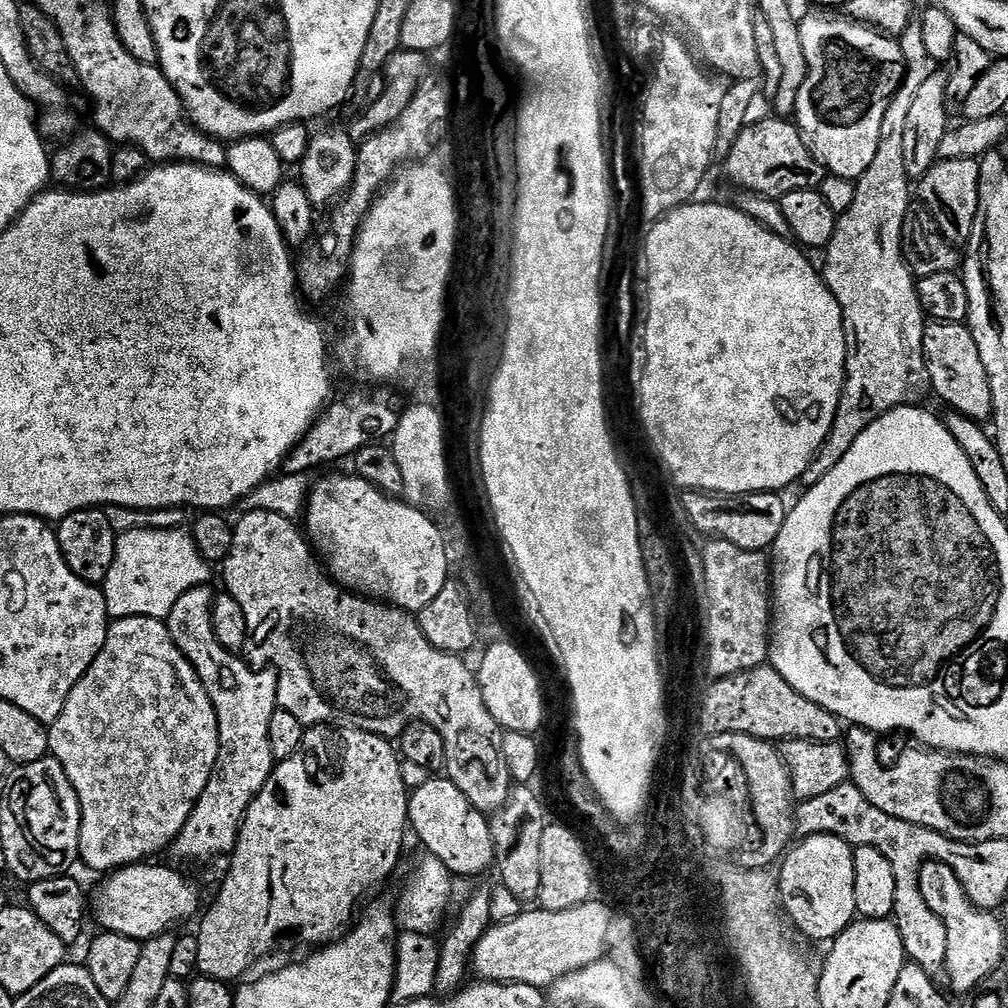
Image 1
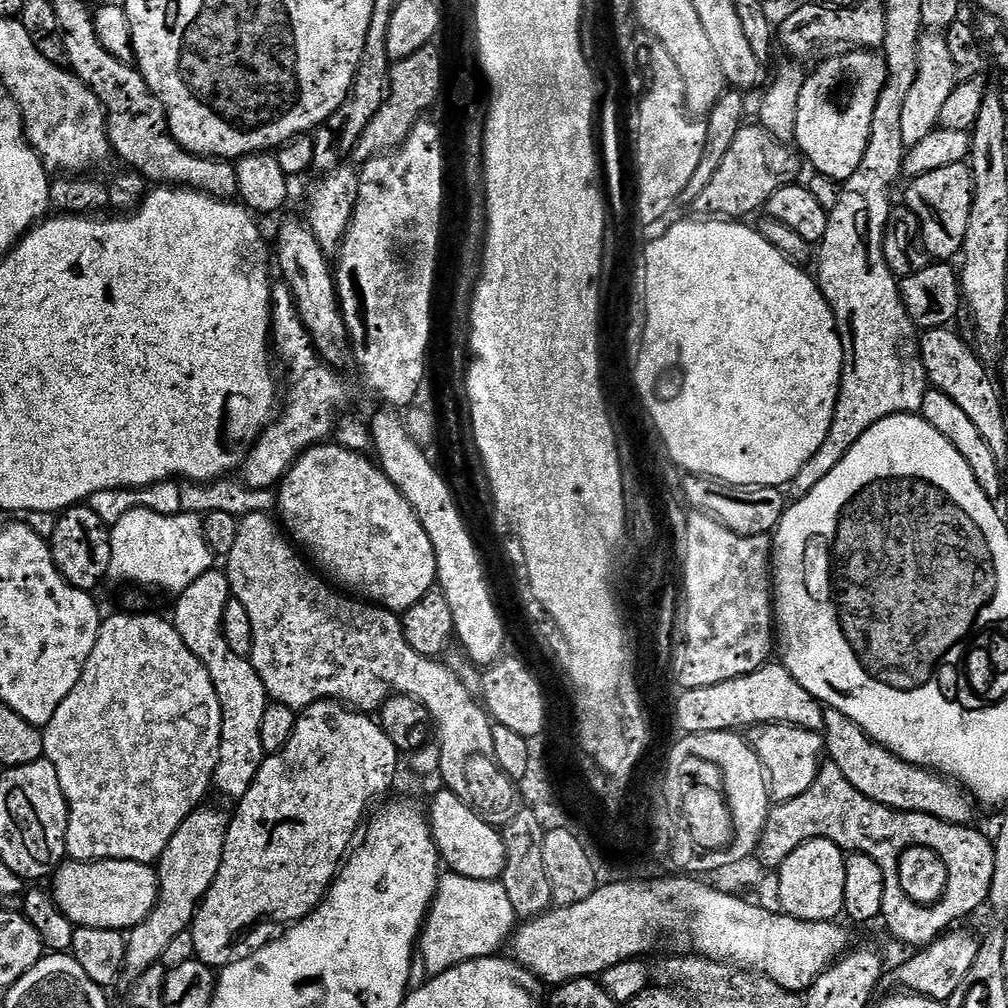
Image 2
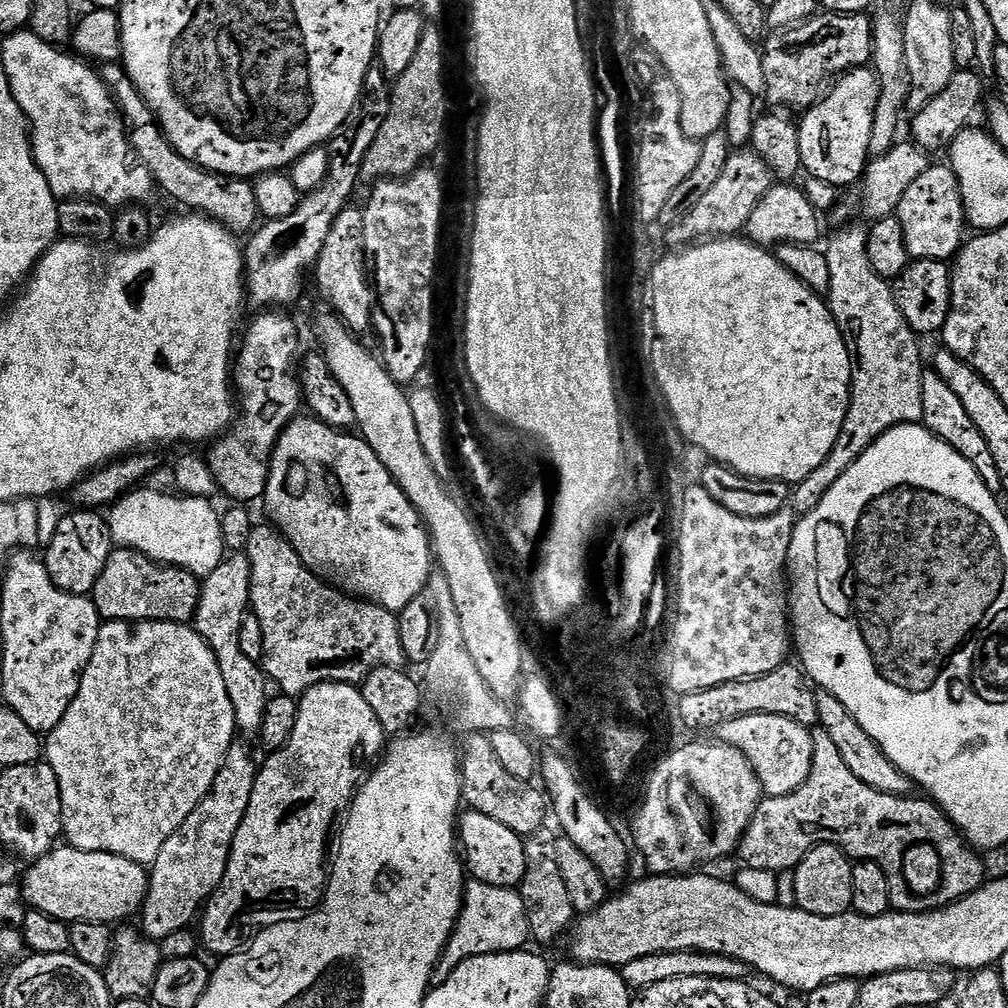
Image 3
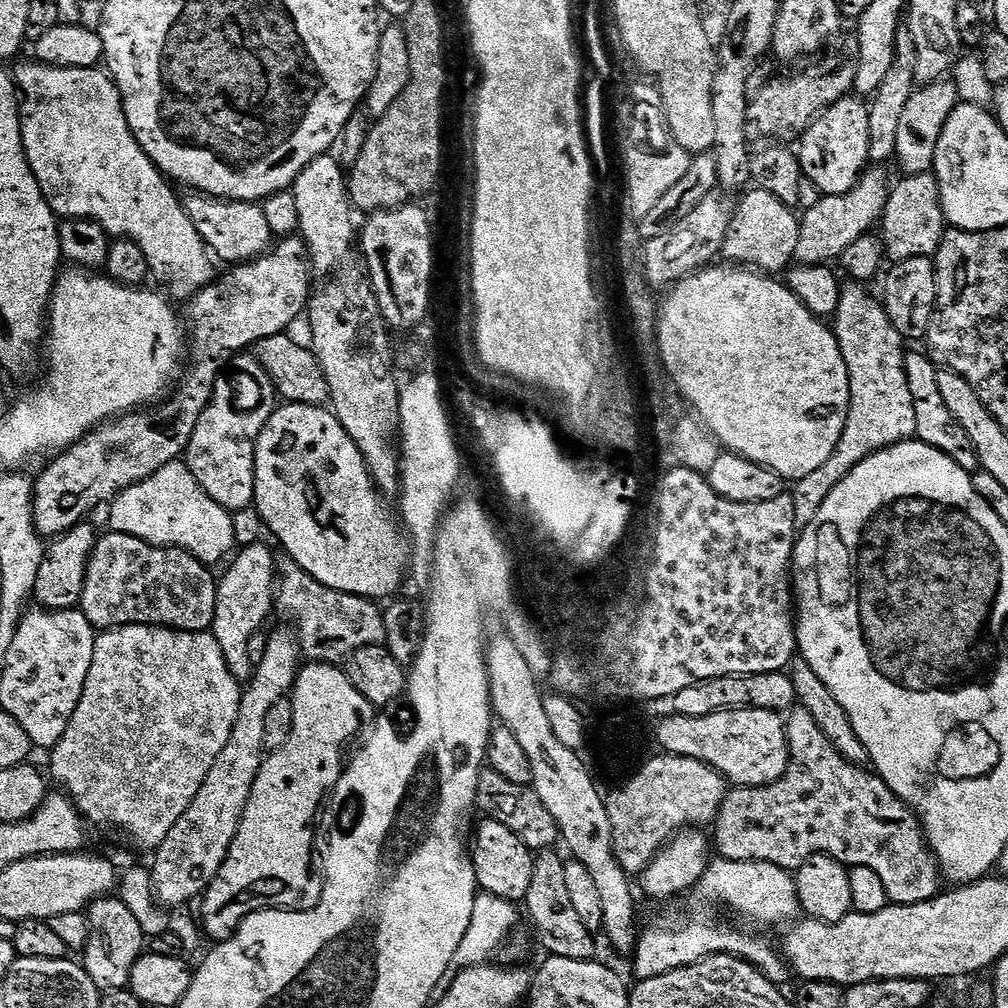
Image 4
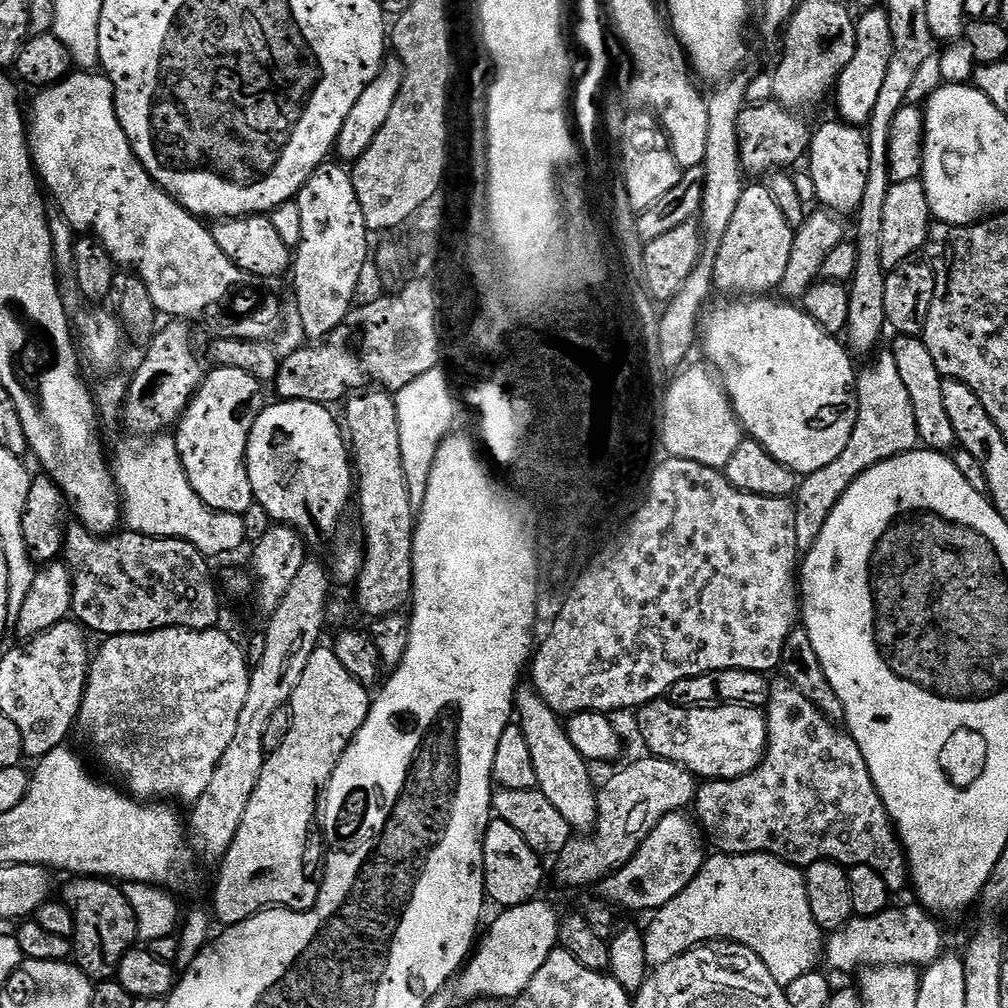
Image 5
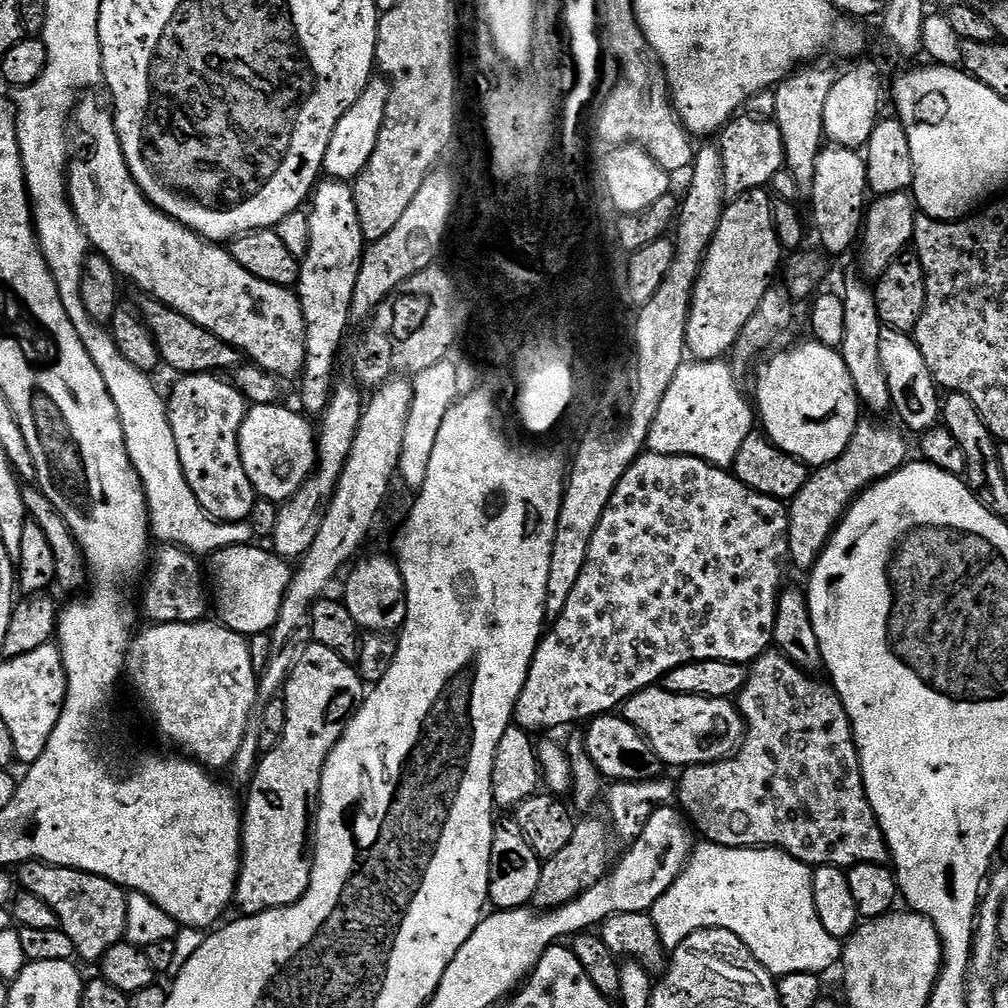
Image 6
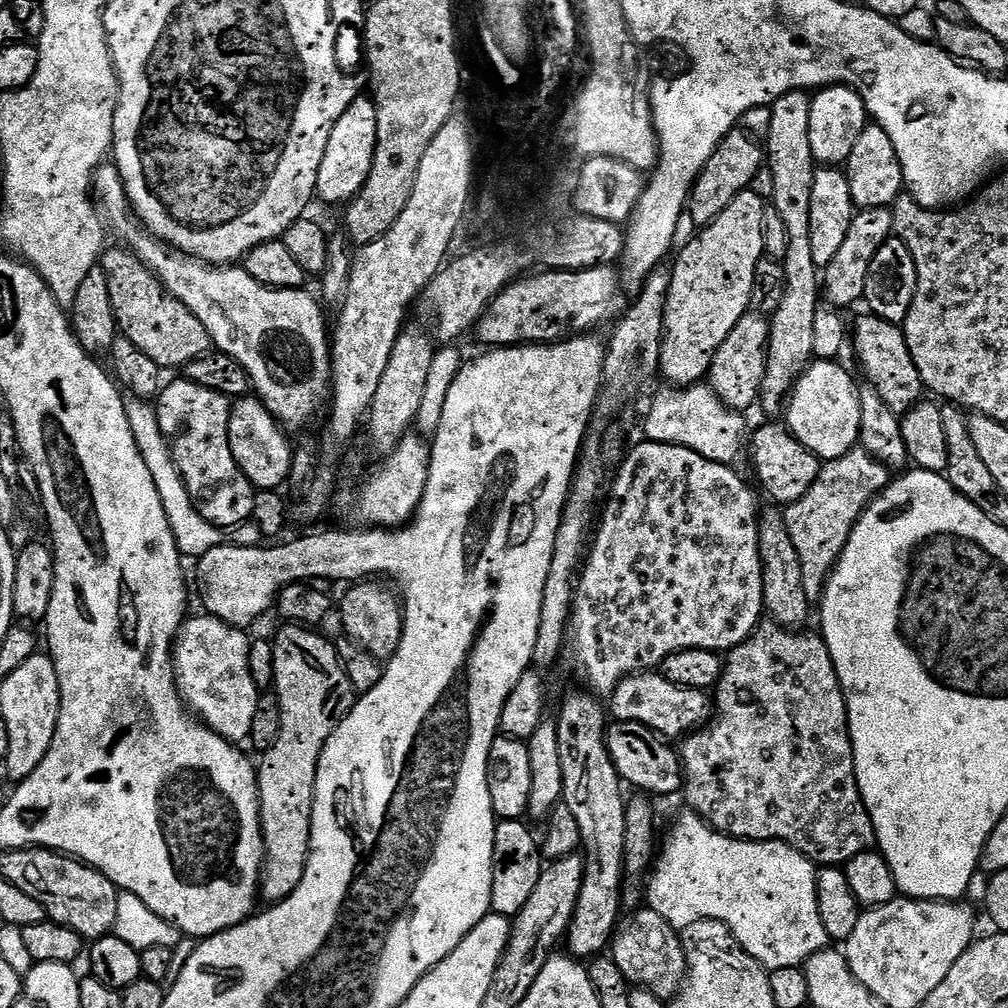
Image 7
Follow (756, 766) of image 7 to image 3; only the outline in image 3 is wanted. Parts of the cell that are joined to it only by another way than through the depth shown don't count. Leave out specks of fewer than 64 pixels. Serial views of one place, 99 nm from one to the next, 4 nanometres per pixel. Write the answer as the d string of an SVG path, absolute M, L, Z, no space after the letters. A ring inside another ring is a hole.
M822 730L812 732L812 745L814 758L806 782L802 782L802 786L798 786L798 790L794 790L789 796L770 796L761 799L760 805L754 810L748 829L740 839L738 849L738 857L740 856L742 862L740 864L744 868L781 874L780 872L786 871L787 868L788 871L795 869L811 848L817 848L819 844L833 844L835 848L841 848L853 861L869 860L882 866L890 882L892 908L898 912L926 912L937 906L950 904L954 897L965 896L966 893L974 891L985 883L984 864L976 857L979 855L969 847L964 837L952 827L948 816L938 805L933 804L931 799L915 800L915 795L912 794L906 796L882 794L874 790L874 786L866 786L866 782L858 782L858 778L850 774L846 762L842 762L842 754L838 754L834 742L830 742L830 734ZM915 844L934 846L934 851L938 853L940 859L940 888L944 890L937 890L929 896L915 896L906 888L906 878L902 874L902 858L906 849Z

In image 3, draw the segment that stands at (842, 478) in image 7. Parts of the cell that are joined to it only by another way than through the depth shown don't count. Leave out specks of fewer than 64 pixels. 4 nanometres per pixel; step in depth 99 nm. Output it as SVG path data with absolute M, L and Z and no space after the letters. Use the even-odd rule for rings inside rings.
M849 222L843 225L832 236L828 248L824 252L826 262L830 262L830 286L826 293L828 309L832 311L834 322L838 322L838 330L848 347L850 362L852 363L852 387L848 393L848 409L846 418L842 422L842 430L838 434L838 442L834 442L834 450L826 454L826 462L817 466L811 474L806 474L802 482L798 482L790 492L790 507L797 517L806 515L854 466L854 462L872 445L875 440L882 438L891 428L897 428L900 424L920 424L923 421L922 414L922 378L926 371L926 364L920 361L920 344L917 333L902 318L902 310L894 302L892 285L876 273L874 266L870 266L870 254L868 253L868 228L865 225Z

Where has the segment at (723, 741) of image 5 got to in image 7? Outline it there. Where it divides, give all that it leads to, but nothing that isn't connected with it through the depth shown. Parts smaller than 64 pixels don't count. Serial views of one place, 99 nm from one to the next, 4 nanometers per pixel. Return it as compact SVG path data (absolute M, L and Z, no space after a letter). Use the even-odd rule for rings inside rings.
M655 671L641 672L635 676L626 677L612 691L610 703L612 703L610 716L613 721L625 720L641 724L654 730L662 738L687 737L693 730L699 729L710 716L710 696L707 691L699 692L693 688L674 686L674 682L670 682L665 676Z

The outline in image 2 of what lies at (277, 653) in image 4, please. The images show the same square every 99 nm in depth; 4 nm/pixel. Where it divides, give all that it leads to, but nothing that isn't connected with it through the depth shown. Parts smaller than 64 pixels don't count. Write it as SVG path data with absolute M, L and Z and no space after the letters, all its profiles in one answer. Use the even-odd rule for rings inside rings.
M207 806L197 808L189 814L186 822L182 822L158 861L160 897L156 899L154 910L143 924L127 933L128 950L124 966L129 973L139 974L161 963L174 938L191 929L201 900L210 890L214 878L218 878L218 870L224 861L229 823L229 813Z

